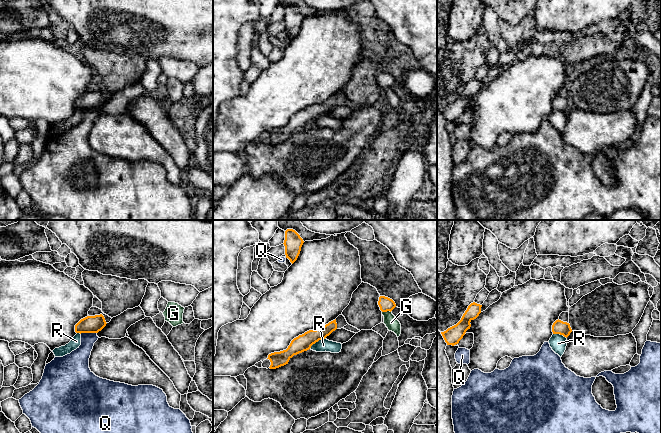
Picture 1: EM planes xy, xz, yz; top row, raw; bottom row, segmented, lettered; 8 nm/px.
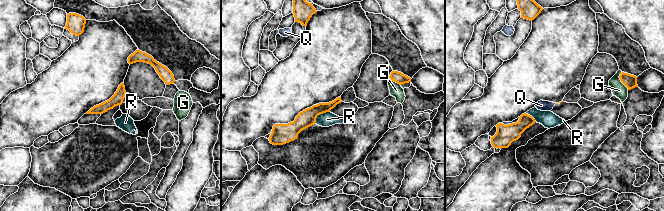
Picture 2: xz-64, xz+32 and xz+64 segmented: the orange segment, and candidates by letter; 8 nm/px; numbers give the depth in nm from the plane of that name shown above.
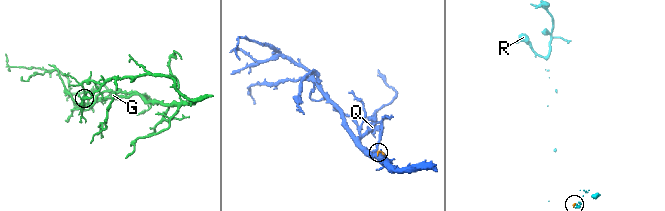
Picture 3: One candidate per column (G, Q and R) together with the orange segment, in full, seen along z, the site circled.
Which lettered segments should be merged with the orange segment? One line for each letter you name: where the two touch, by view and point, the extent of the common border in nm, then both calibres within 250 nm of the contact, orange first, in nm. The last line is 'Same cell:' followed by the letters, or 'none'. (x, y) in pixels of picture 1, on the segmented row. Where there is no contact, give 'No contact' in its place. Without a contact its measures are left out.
Same cell: none

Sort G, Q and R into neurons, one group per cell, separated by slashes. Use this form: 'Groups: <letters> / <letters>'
Groups: G / Q / R

